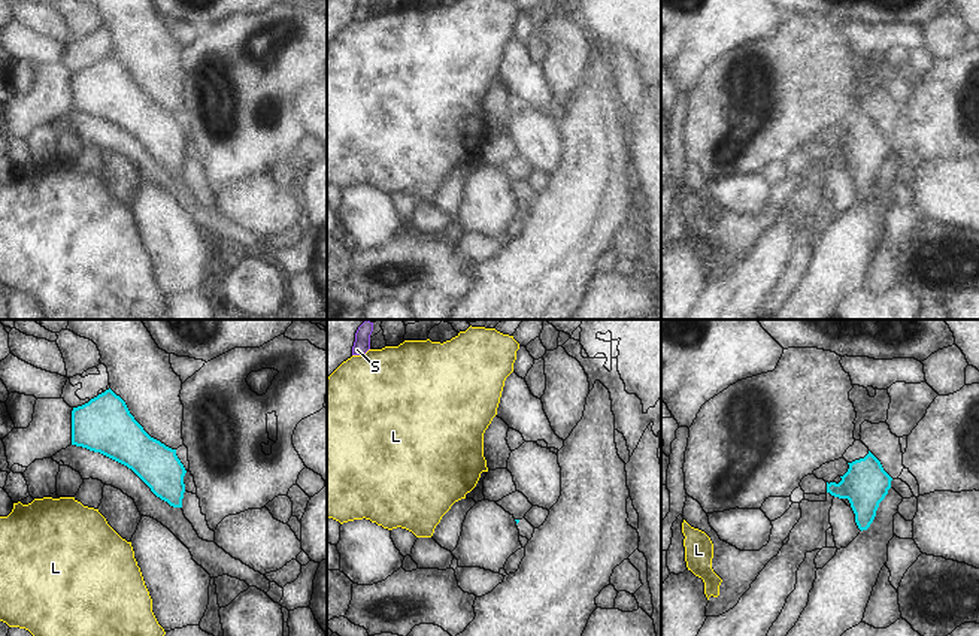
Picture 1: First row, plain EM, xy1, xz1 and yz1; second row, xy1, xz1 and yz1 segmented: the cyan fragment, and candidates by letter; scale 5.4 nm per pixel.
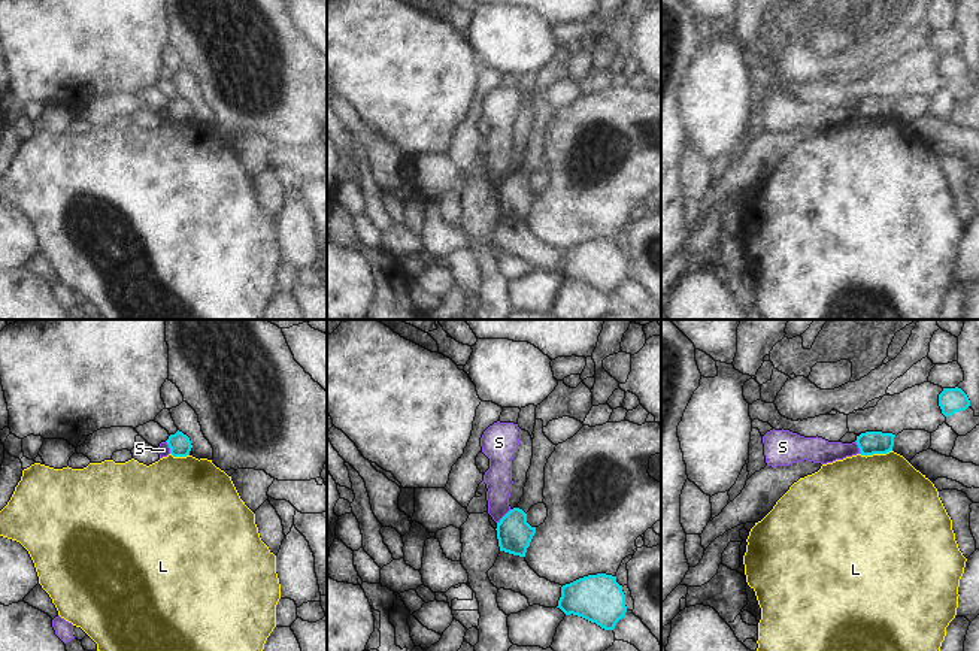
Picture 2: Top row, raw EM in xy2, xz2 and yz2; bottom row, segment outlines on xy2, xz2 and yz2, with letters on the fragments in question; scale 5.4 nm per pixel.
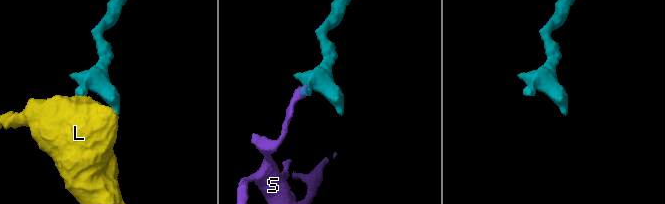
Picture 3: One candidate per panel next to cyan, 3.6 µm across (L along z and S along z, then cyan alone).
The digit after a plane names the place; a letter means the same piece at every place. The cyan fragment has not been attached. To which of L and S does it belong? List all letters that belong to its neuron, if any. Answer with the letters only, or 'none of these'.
none of these.

